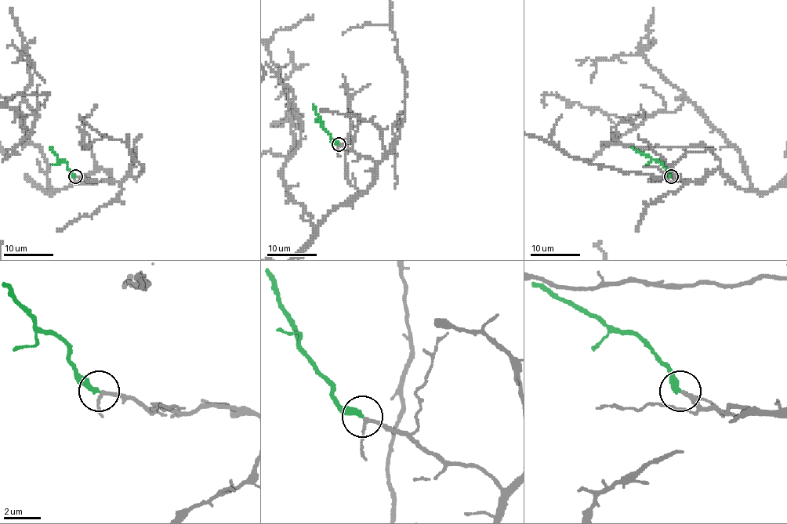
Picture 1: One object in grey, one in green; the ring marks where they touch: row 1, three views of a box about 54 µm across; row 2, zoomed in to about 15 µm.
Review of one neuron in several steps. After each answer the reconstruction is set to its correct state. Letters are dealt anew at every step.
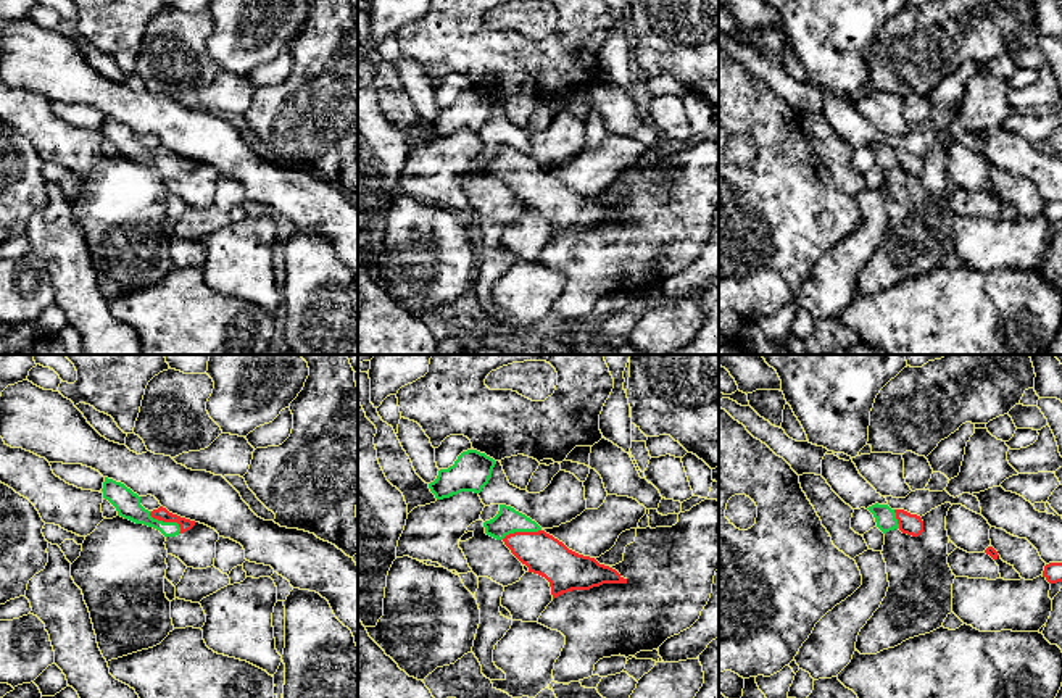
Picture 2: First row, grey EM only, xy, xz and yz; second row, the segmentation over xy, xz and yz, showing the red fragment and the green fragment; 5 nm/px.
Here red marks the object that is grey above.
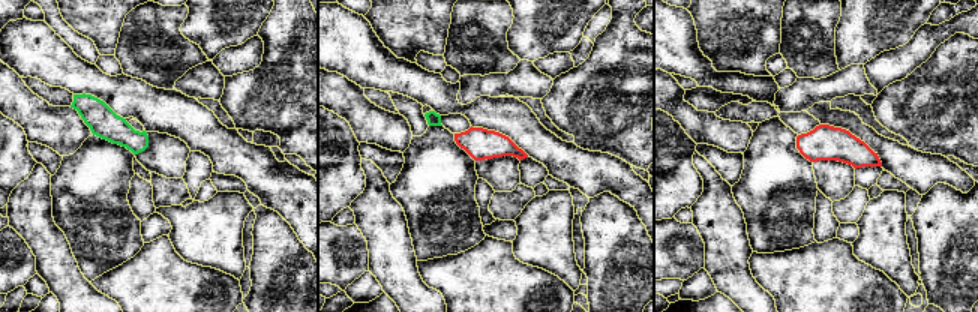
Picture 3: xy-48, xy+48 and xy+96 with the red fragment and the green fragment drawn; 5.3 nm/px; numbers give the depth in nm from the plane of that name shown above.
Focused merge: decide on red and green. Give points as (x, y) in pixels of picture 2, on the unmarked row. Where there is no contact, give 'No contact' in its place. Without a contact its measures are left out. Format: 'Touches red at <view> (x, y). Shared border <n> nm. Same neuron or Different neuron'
Touches red at xy (166, 160). Shared border 190 nm. Same neuron

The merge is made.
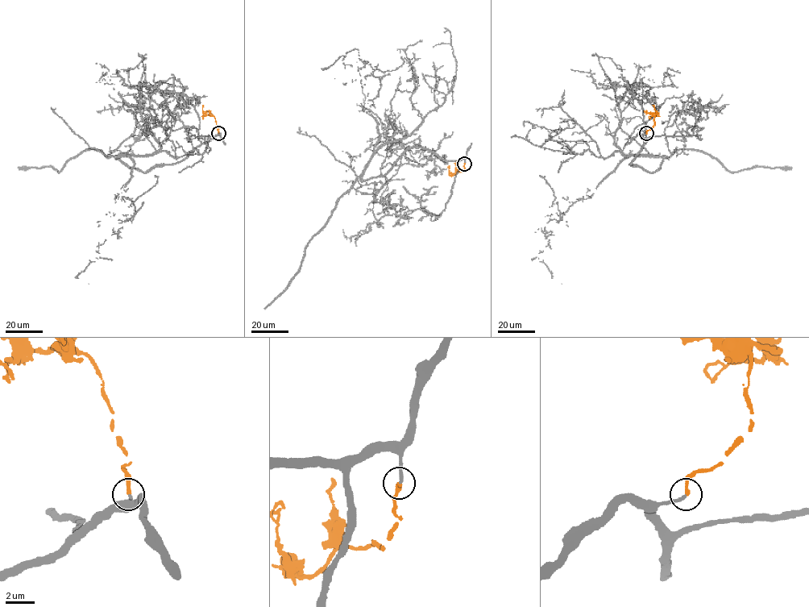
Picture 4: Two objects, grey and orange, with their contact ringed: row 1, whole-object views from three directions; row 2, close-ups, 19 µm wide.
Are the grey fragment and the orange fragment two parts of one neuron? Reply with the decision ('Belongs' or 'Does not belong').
Belongs

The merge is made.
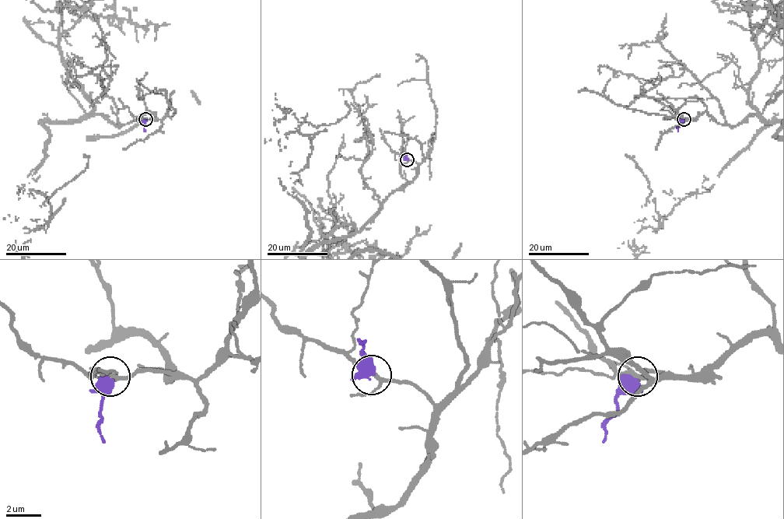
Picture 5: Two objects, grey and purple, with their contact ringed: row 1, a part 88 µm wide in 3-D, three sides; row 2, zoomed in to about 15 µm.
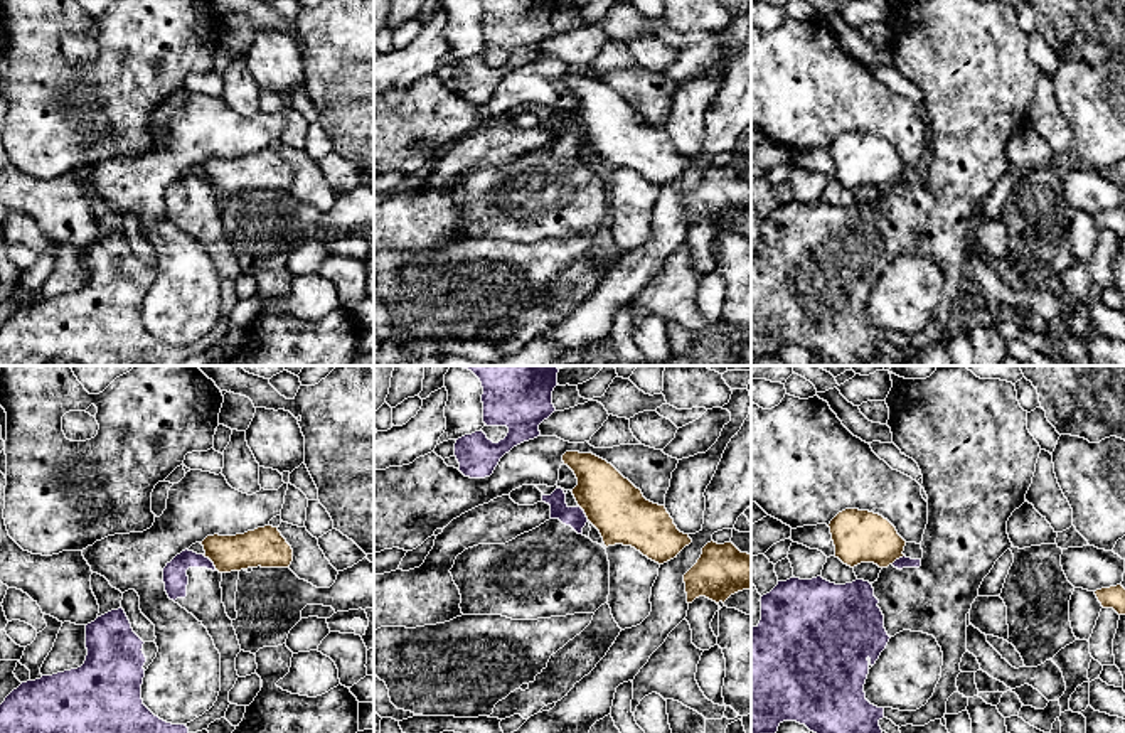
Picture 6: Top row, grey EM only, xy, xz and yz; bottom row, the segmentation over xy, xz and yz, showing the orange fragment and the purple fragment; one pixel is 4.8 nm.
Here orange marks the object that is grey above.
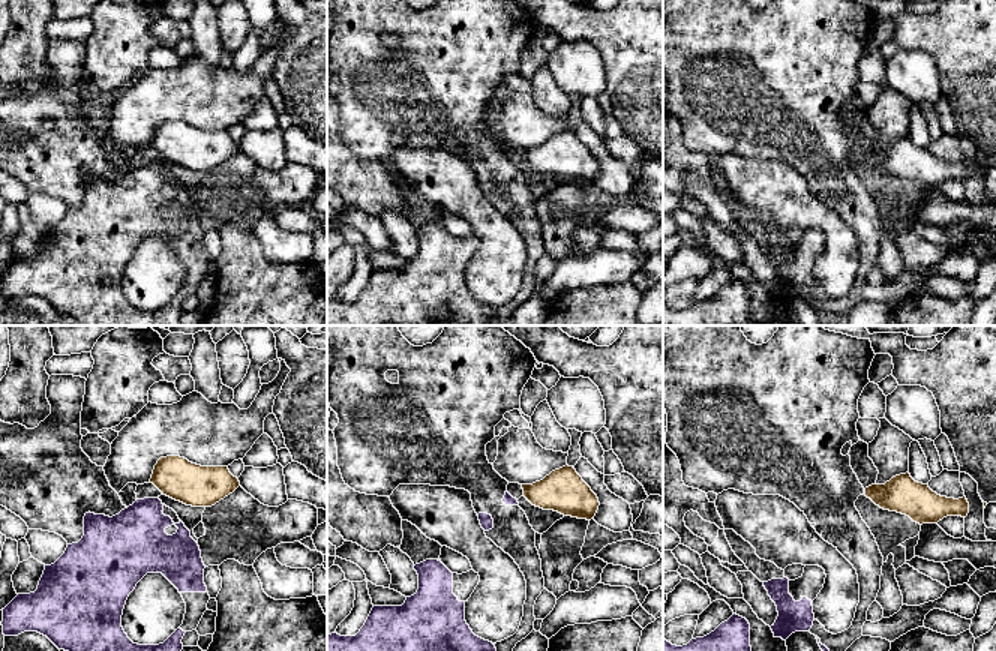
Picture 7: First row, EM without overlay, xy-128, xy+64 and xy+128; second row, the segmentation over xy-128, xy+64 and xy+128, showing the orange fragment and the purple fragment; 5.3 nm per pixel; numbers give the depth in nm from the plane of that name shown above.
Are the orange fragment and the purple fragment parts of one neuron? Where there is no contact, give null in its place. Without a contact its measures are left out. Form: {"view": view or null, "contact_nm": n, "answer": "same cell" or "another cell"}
{"view": "xy", "contact_nm": 100, "answer": "another cell"}

